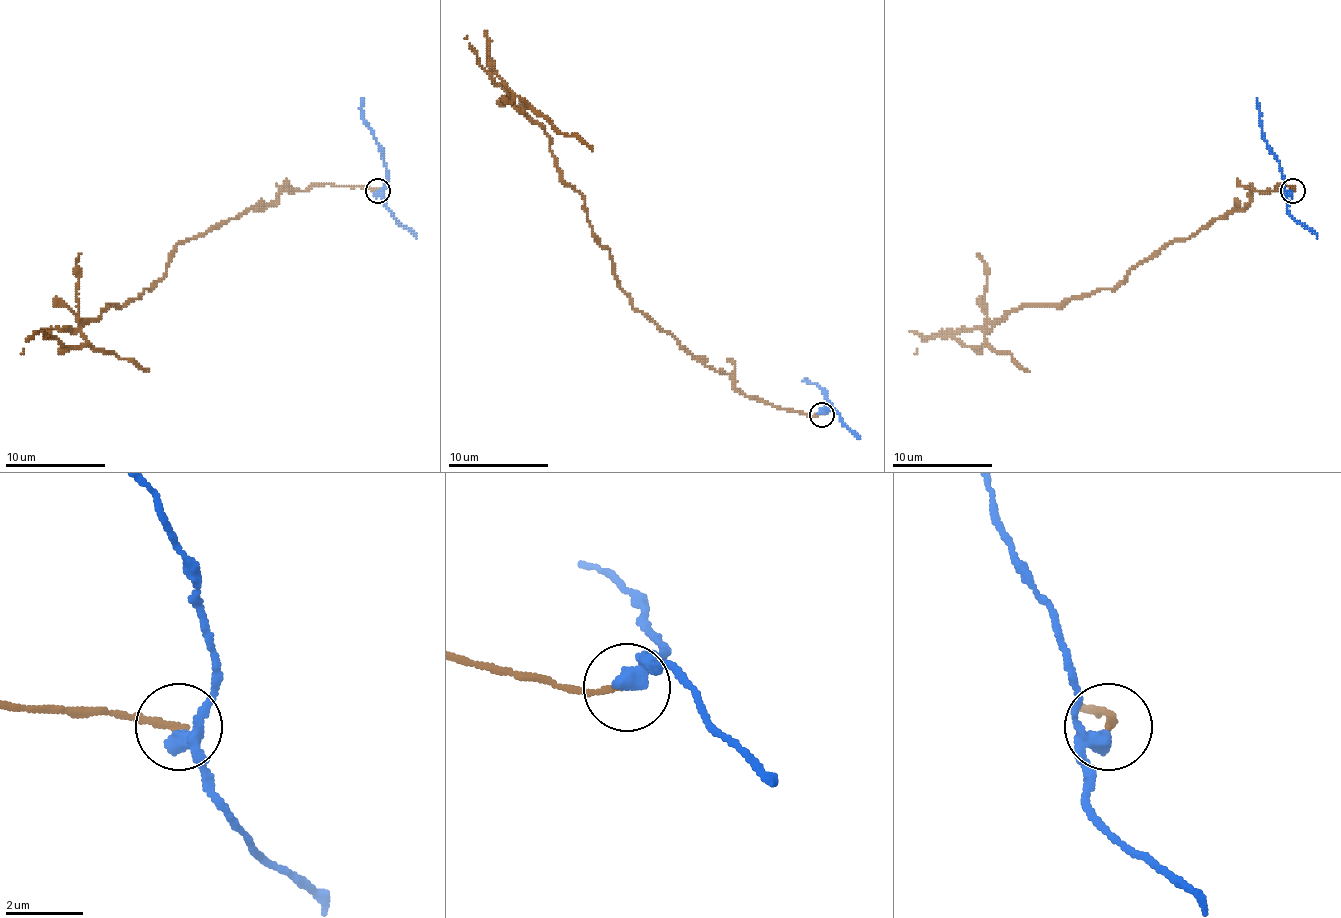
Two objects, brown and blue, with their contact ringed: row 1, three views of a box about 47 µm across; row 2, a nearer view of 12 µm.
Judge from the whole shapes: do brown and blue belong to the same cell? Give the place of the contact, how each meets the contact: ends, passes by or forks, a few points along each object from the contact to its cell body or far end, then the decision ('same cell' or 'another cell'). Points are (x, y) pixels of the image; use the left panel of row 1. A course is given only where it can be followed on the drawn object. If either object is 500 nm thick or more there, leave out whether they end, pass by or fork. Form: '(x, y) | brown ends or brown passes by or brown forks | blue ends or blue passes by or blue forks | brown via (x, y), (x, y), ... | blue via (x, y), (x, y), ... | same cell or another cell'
(378, 190) | brown ends | blue passes by | brown via (379, 191), (328, 183), (283, 191), (176, 246), (141, 296), (106, 306), (78, 328), (38, 331), (23, 353) | blue via (379, 191), (386, 181), (384, 153), (364, 118), (364, 98) | another cell

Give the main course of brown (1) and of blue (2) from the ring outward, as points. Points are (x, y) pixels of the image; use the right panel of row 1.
1: (1292, 191), (1252, 191), (1112, 288), (927, 336), (914, 353)
2: (1292, 191), (1284, 188), (1284, 181), (1259, 118), (1257, 98)

